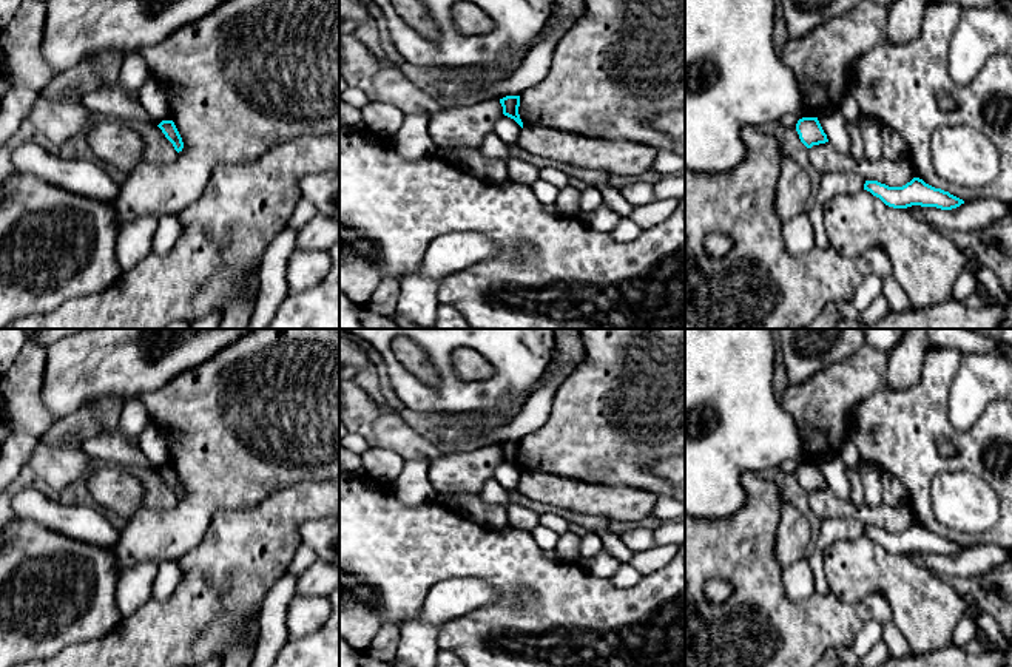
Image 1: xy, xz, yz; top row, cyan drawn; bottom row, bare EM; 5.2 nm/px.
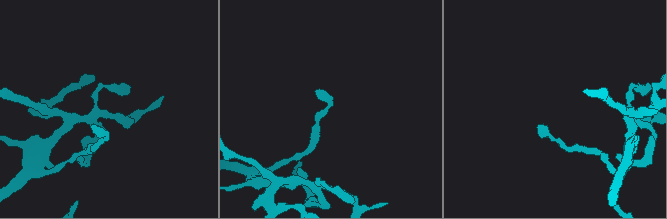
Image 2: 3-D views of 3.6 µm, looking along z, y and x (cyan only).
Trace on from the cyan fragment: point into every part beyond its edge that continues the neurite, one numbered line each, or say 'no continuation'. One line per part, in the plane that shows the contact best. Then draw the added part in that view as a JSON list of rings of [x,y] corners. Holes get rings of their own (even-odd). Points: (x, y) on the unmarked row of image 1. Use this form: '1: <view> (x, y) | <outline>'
no continuation

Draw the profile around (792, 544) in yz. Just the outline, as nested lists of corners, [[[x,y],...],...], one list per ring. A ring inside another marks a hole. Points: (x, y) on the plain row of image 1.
[[[784,503],[779,514],[774,553],[782,568],[802,560],[810,547],[810,523],[790,503]]]

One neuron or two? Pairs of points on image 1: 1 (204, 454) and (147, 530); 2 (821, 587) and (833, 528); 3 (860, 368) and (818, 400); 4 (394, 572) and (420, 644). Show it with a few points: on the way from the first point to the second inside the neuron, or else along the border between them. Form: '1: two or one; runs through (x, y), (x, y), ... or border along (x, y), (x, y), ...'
1: one; runs through (204, 477), (204, 491), (170, 525)
2: one; runs through (818, 573), (816, 551), (823, 542)
3: one; runs through (849, 379), (829, 397)
4: two; border along (431, 587), (421, 610), (401, 629)

